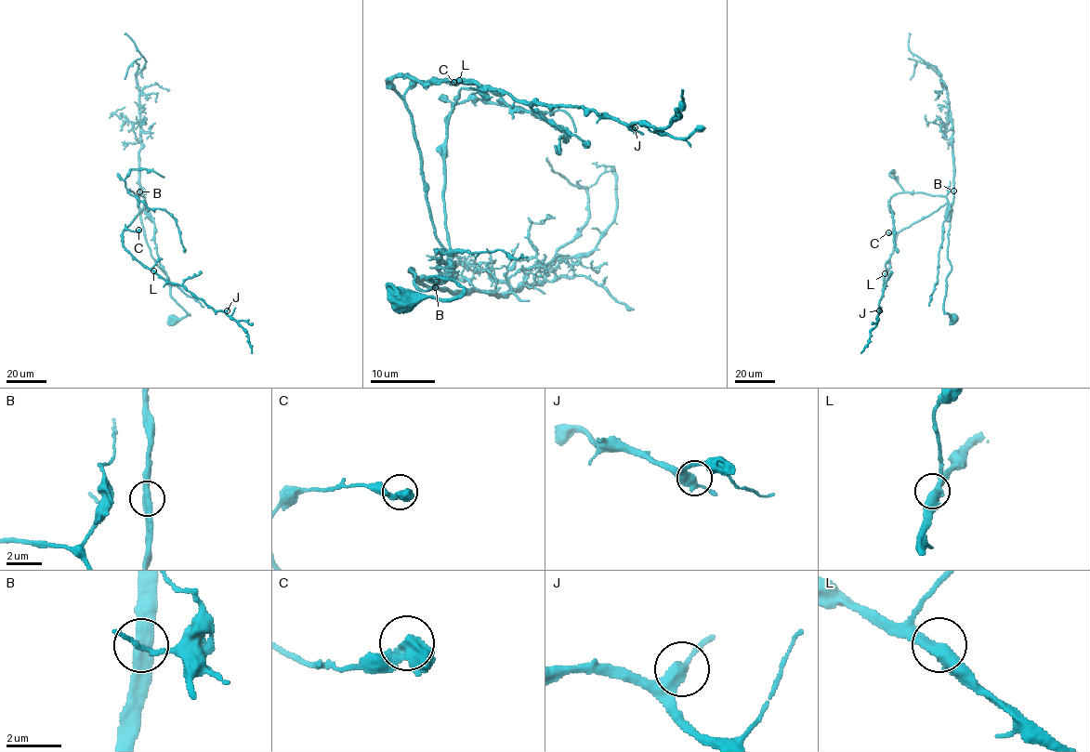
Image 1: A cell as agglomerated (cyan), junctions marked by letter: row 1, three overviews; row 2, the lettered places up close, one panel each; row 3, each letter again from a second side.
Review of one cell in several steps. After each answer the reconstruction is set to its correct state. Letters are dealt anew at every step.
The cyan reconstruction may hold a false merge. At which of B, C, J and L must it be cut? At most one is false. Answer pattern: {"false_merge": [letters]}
{"false_merge": []}

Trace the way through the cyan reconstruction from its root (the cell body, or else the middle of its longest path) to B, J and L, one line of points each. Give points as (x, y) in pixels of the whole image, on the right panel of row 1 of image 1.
B: (952, 317), (944, 313), (943, 307), (946, 278), (952, 267), (947, 247), (953, 191)
J: (952, 317), (943, 307), (952, 267), (947, 203), (899, 232), (884, 277), (879, 310)
L: (952, 317), (943, 307), (952, 267), (947, 203), (899, 231), (885, 273)

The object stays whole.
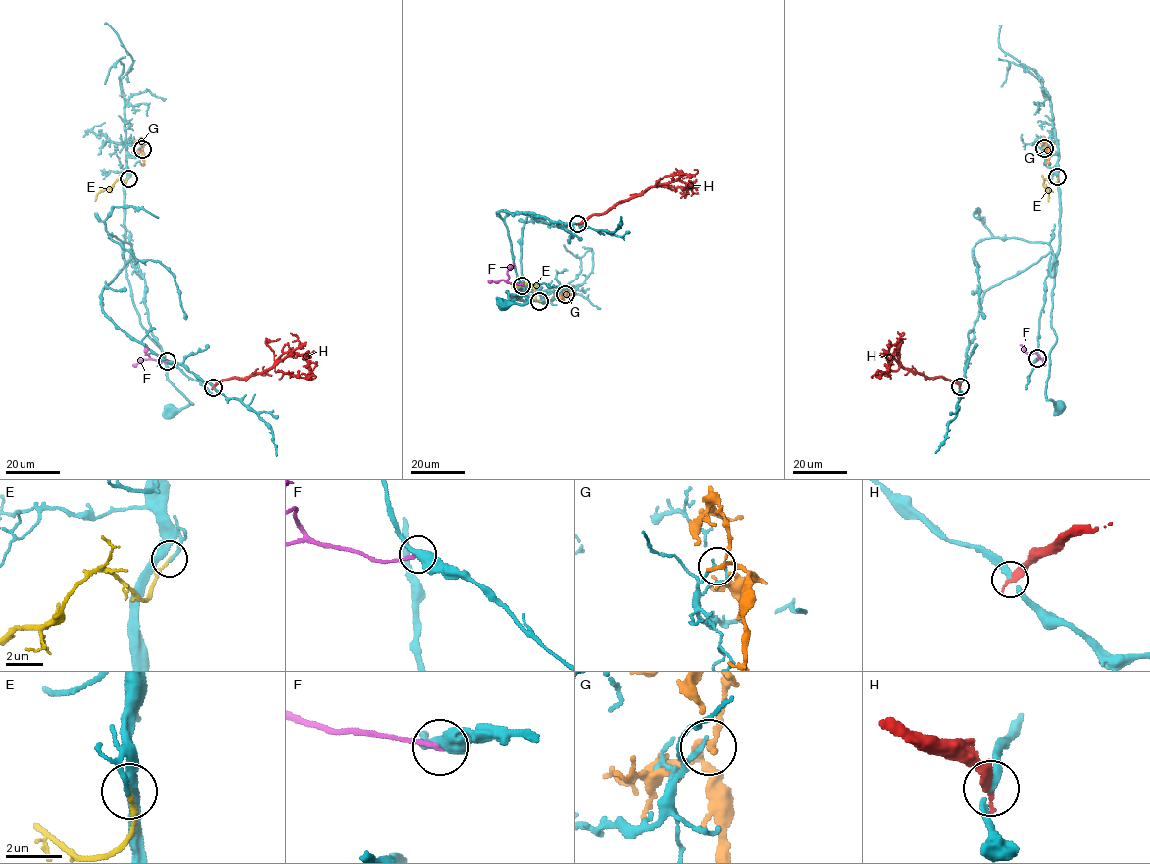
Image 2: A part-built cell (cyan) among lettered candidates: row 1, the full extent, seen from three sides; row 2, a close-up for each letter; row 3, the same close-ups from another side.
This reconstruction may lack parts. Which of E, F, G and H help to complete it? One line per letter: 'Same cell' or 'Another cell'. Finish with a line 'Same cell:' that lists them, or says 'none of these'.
E: Same cell
F: Another cell
G: Another cell
H: Another cell
Same cell: E

